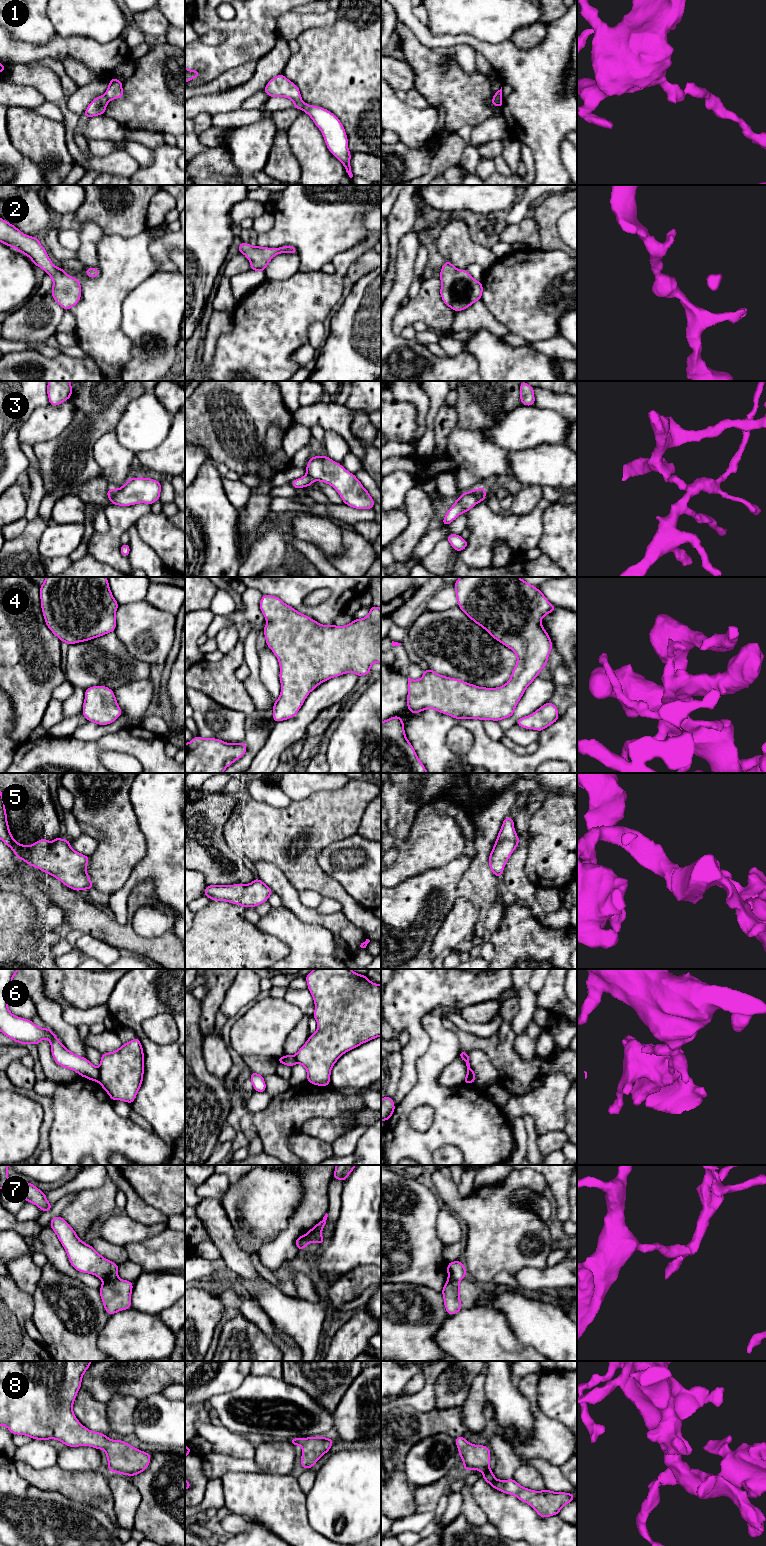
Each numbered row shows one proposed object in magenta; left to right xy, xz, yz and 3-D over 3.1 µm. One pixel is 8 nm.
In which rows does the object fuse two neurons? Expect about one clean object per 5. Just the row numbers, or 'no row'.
1, 3, 6, 7

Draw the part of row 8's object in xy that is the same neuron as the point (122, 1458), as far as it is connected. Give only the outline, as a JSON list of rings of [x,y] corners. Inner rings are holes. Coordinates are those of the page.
[[[0,1361],[0,1426],[6,1426],[12,1435],[56,1439],[69,1447],[104,1449],[108,1471],[130,1477],[140,1474],[151,1461],[149,1453],[123,1440],[111,1440],[103,1433],[87,1429],[73,1413],[82,1377],[91,1364],[91,1361]]]

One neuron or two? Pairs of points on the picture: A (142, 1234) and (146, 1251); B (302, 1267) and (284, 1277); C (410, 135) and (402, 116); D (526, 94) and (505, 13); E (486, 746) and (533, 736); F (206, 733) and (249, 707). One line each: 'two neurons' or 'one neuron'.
A: two neurons
B: one neuron
C: one neuron
D: two neurons
E: two neurons
F: two neurons

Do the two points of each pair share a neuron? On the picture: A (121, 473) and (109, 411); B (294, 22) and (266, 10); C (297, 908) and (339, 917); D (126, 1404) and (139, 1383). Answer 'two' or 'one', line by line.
A: two
B: two
C: one
D: two

